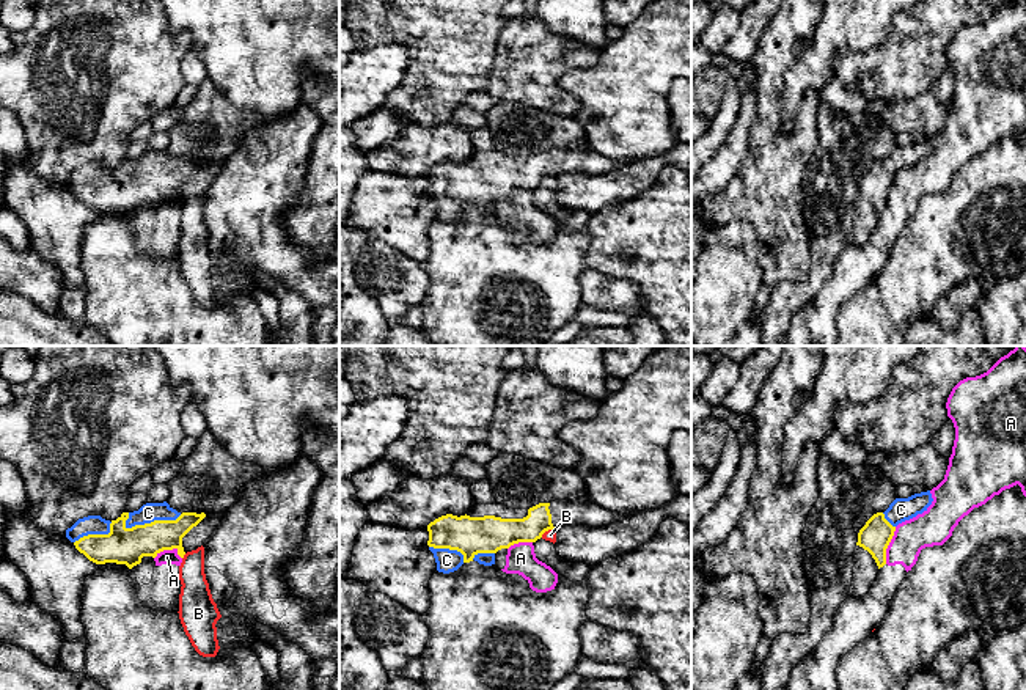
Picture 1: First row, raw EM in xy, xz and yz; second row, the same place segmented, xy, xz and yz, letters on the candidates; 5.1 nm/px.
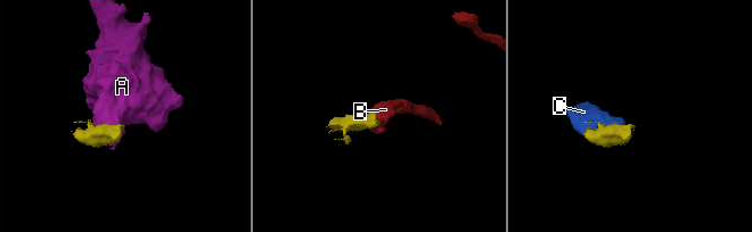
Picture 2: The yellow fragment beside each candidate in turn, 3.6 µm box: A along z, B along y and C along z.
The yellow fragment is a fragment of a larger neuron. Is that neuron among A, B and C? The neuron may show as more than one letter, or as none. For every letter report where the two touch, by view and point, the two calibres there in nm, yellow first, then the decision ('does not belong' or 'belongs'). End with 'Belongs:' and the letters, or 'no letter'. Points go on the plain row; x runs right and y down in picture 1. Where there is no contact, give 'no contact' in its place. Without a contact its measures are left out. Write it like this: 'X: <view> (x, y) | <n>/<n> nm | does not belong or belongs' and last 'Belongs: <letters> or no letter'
A: yz (888, 192) | 160/190 nm | does not belong
B: xy (183, 205) | 170/180 nm | does not belong
C: xy (154, 168) | 190/100 nm | belongs
Belongs: C

